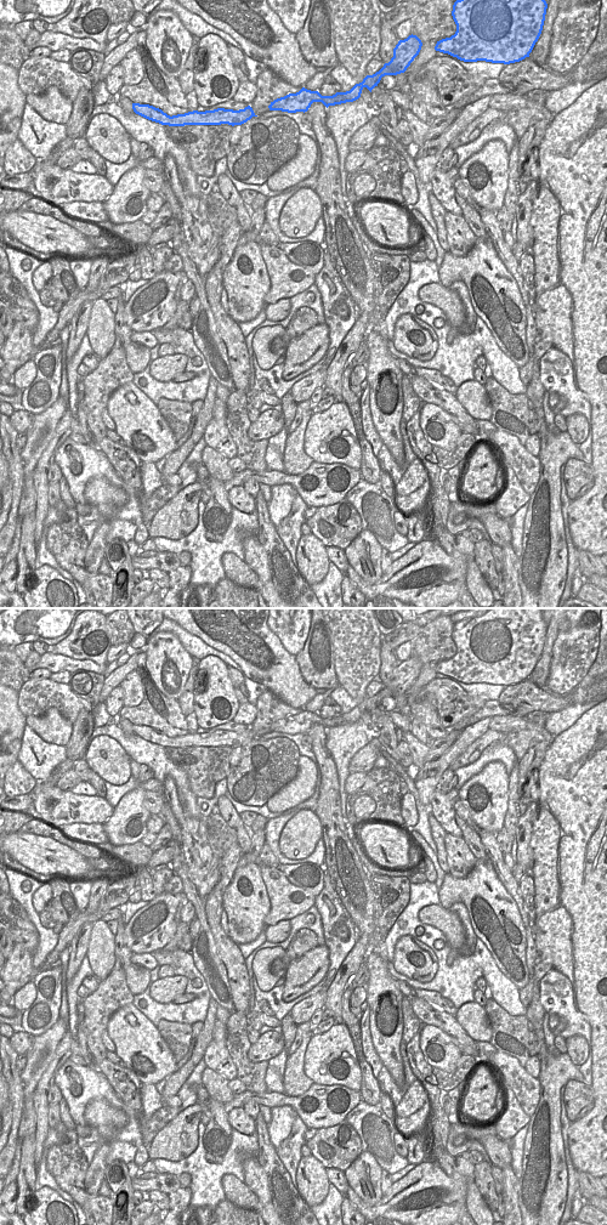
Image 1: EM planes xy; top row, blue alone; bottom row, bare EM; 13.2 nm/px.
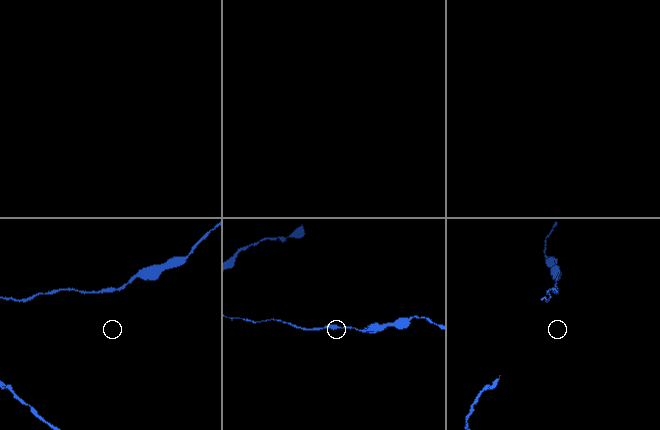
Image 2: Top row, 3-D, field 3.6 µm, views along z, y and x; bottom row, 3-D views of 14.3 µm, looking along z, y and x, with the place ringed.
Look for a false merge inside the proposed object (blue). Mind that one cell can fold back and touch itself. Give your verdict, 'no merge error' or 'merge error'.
no merge error

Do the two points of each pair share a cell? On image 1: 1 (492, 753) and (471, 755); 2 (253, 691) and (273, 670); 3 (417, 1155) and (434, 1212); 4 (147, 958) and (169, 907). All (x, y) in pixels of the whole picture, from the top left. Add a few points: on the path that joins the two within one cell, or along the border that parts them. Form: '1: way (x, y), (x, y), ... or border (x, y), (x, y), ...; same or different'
1: border (498, 739), (493, 741), (474, 761), (457, 769); different
2: border (244, 675), (260, 682), (266, 688); different
3: border (421, 1161), (418, 1164); different
4: border (132, 952), (149, 953); different

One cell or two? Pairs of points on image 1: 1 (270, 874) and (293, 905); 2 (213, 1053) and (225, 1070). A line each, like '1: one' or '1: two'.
1: one
2: one

